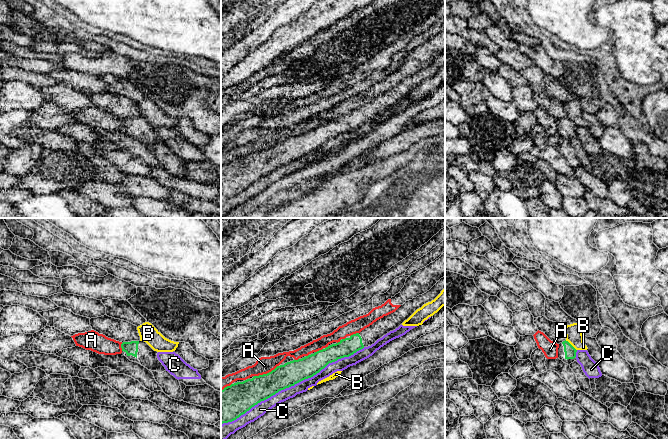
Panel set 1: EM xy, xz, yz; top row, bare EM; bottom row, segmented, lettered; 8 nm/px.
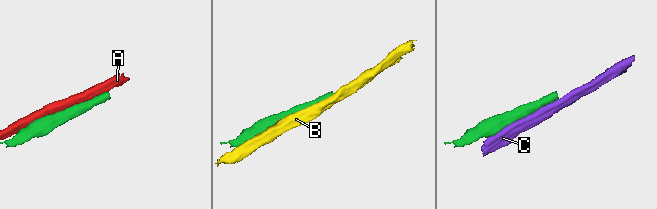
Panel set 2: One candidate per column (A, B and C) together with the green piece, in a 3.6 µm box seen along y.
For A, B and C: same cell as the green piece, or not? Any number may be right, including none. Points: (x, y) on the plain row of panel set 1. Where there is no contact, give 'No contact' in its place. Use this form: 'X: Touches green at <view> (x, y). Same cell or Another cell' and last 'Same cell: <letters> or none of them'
A: Touches green at xz (267, 149). Another cell
B: Touches green at yz (571, 121). Another cell
C: Touches green at xz (292, 161). Another cell
Same cell: none of them

